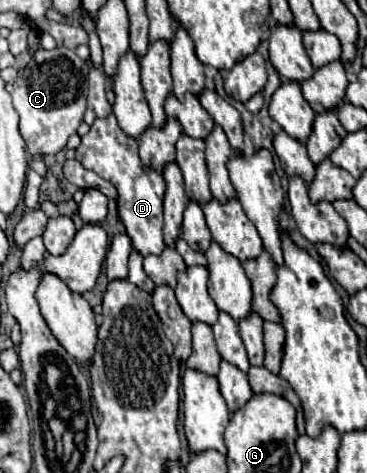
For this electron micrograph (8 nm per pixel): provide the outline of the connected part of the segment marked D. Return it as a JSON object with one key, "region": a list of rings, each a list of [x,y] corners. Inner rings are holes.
{"region":[[[113,113],[97,119],[91,125],[91,131],[81,139],[77,157],[81,159],[81,165],[85,169],[91,169],[93,173],[111,181],[117,187],[119,217],[127,229],[127,235],[133,241],[133,249],[137,249],[141,255],[149,255],[149,253],[159,255],[165,249],[165,243],[163,243],[165,181],[161,171],[155,171],[141,163],[137,153],[137,141],[121,131]]]}

